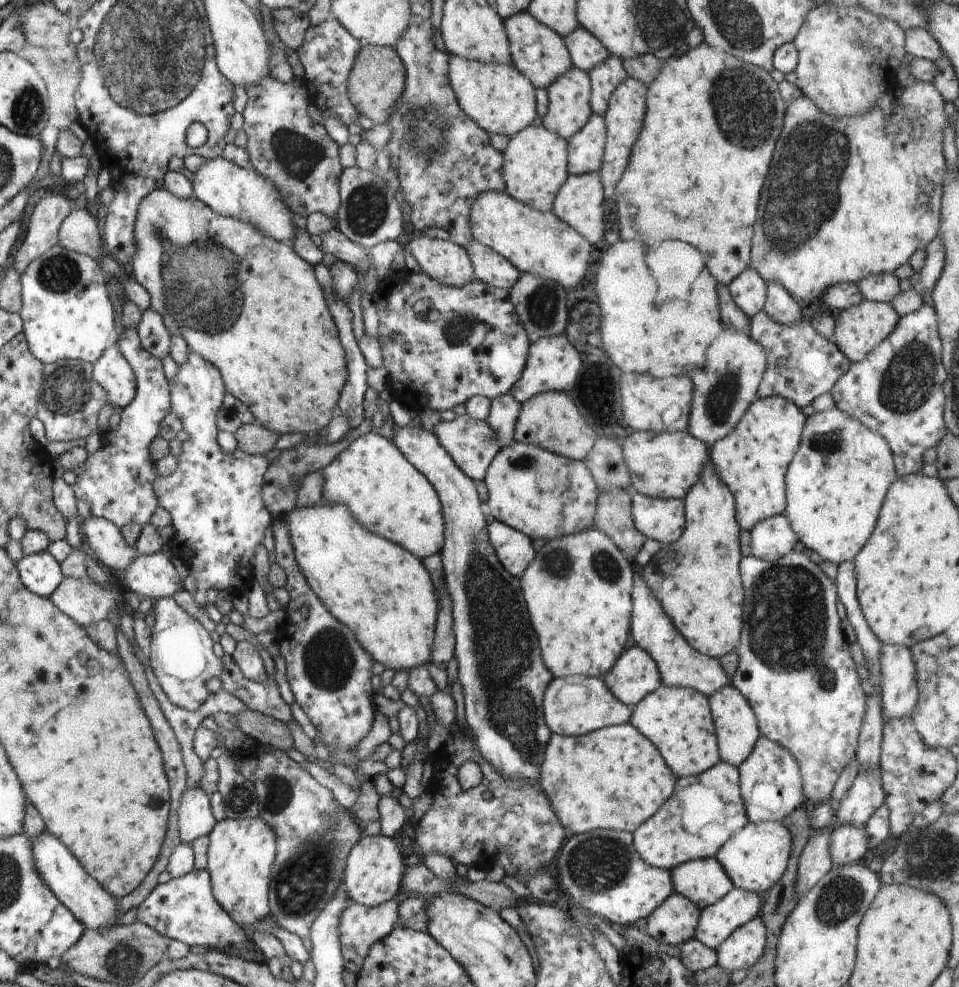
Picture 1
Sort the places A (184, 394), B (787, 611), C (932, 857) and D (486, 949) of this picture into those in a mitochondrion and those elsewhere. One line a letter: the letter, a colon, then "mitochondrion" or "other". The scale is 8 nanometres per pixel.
A: mitochondrion
B: mitochondrion
C: mitochondrion
D: other

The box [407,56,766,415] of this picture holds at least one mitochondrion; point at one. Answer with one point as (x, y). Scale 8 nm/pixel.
(542, 304)

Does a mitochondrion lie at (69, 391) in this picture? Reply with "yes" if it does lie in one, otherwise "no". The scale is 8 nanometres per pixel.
yes

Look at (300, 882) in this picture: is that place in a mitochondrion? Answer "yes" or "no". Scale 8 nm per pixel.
yes

